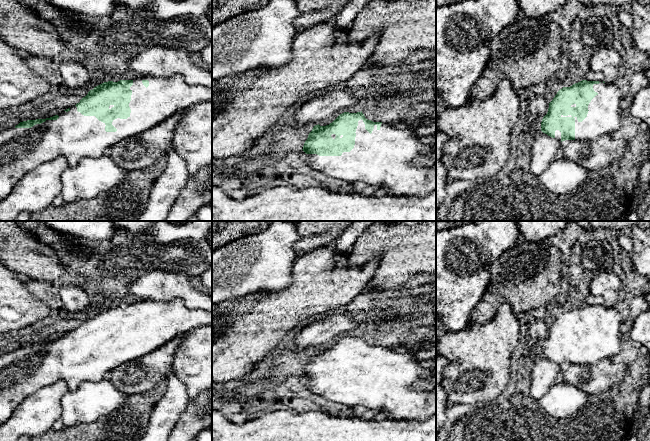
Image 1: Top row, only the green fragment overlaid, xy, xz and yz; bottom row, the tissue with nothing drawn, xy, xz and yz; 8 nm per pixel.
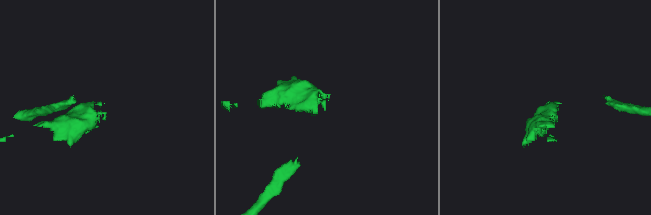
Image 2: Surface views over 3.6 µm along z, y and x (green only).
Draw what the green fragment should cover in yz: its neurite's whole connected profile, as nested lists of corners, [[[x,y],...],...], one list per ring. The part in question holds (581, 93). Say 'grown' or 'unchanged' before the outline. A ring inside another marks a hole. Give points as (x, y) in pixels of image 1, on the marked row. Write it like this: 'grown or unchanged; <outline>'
grown; [[[582,80],[560,89],[549,103],[547,114],[541,122],[541,131],[562,142],[565,140],[593,141],[611,135],[622,123],[621,101],[625,88],[618,82],[603,83]]]

